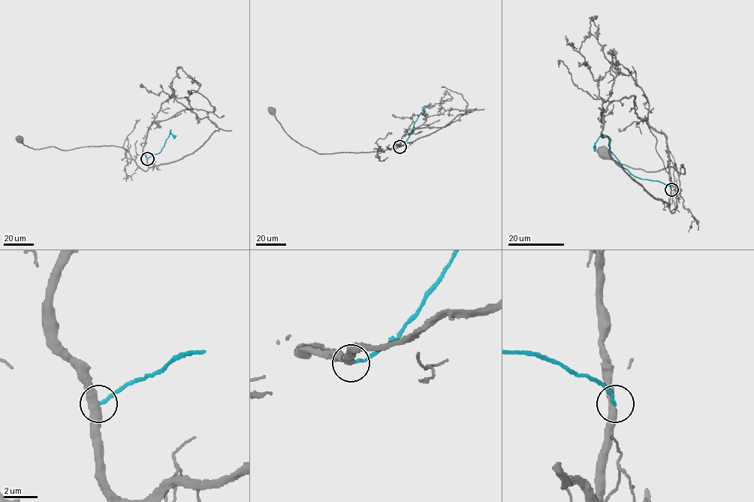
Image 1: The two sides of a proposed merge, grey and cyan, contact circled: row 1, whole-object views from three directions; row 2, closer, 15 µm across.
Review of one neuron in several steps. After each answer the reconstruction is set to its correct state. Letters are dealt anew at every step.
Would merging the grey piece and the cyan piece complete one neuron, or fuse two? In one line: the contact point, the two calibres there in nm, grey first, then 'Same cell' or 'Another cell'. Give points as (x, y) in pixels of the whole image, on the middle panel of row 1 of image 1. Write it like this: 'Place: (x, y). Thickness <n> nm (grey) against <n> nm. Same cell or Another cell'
Place: (399, 146). Thickness 440 nm (grey) against 200 nm. Another cell

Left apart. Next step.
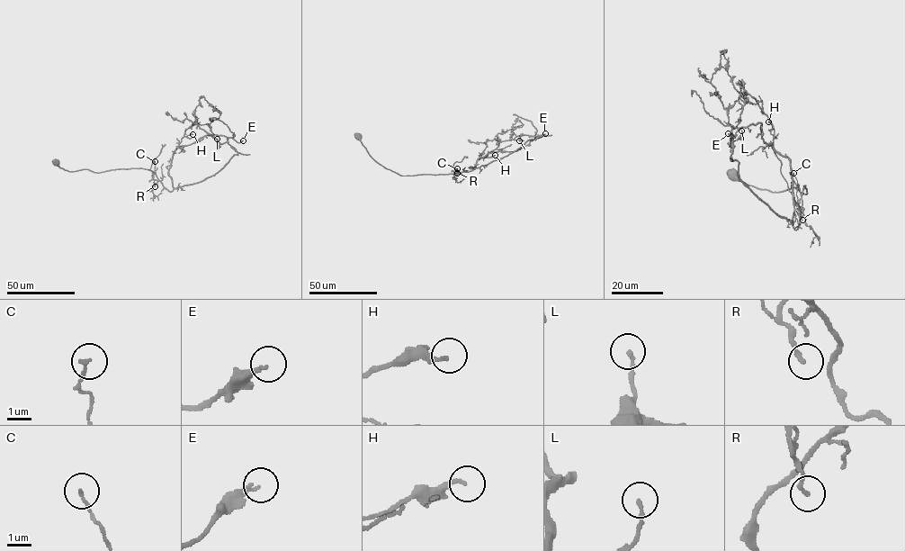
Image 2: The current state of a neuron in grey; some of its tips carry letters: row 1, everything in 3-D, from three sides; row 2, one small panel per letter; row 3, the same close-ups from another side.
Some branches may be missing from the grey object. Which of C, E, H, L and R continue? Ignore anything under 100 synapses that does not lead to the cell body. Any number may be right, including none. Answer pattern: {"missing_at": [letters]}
{"missing_at": []}

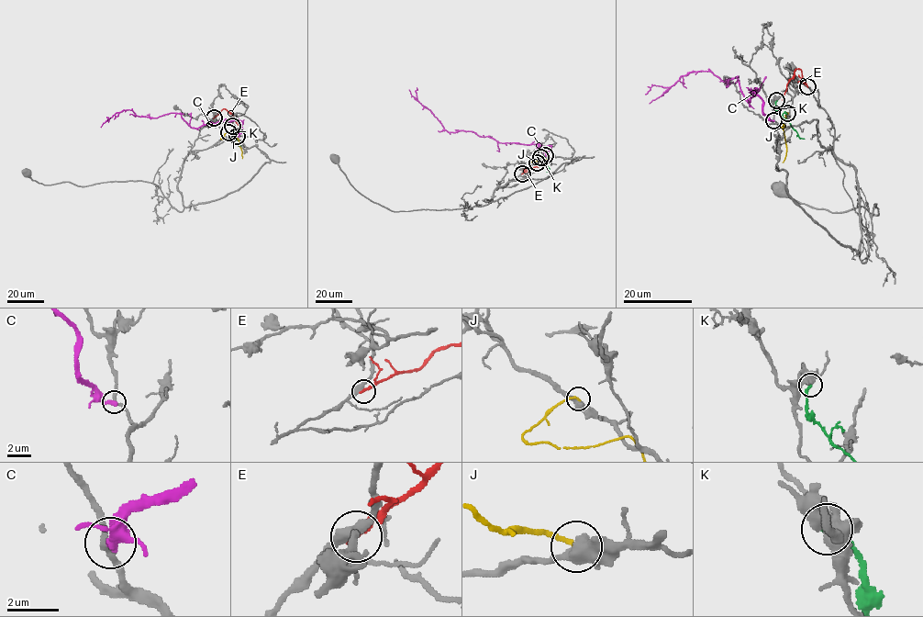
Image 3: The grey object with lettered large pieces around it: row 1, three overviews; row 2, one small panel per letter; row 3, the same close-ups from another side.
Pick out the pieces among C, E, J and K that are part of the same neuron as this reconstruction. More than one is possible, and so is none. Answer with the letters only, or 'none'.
none

